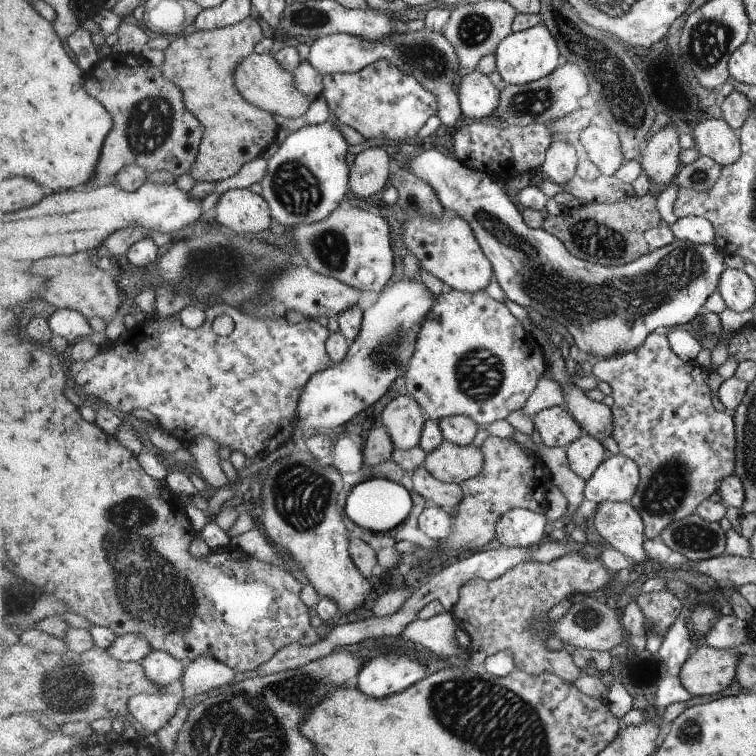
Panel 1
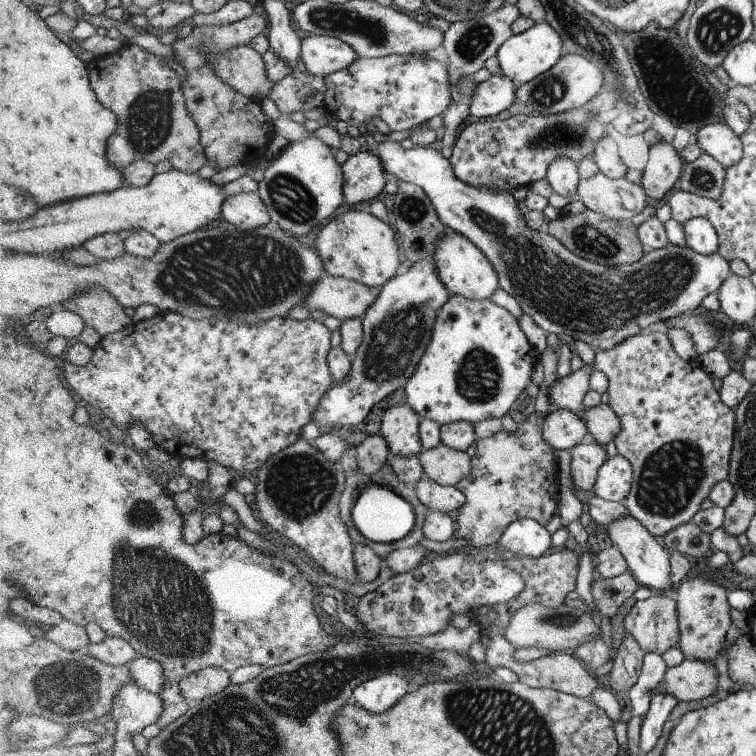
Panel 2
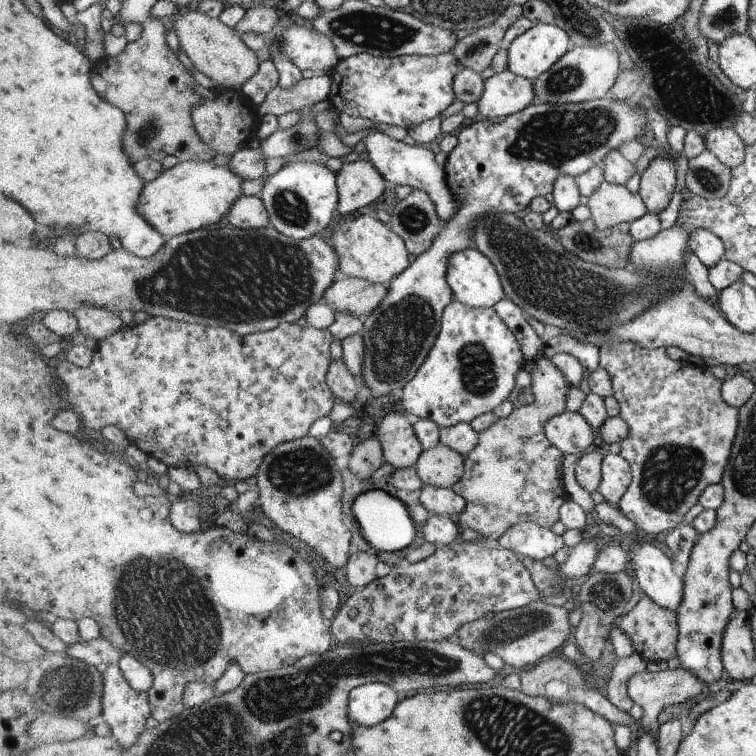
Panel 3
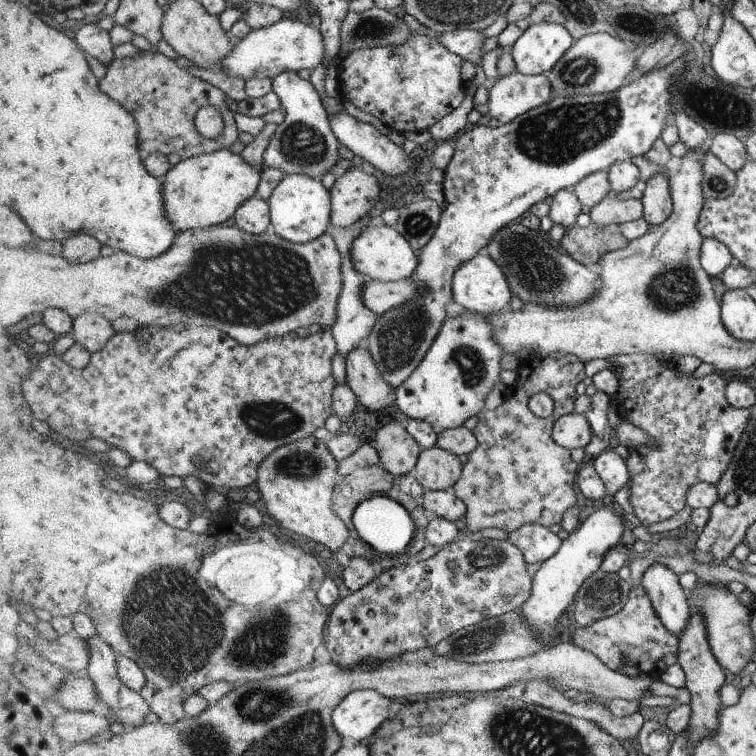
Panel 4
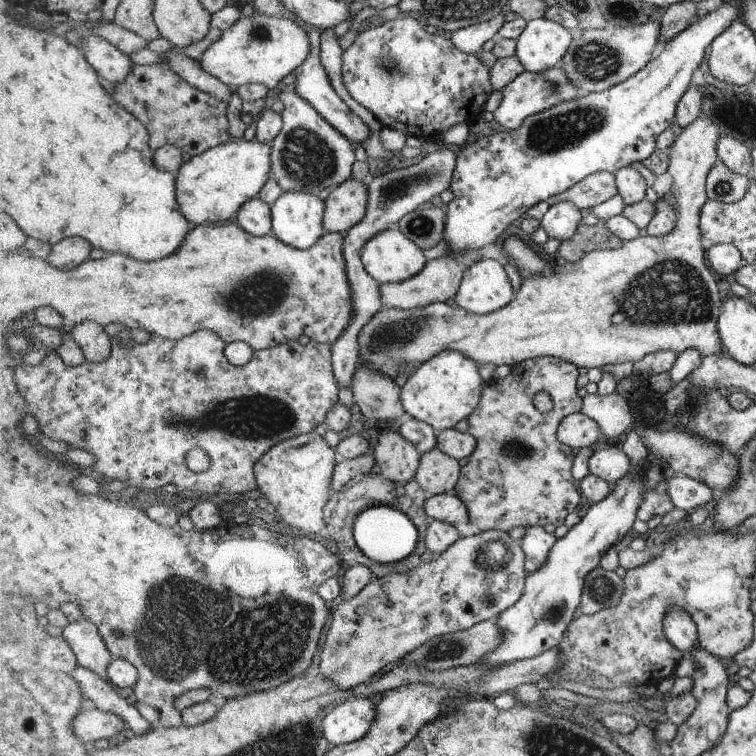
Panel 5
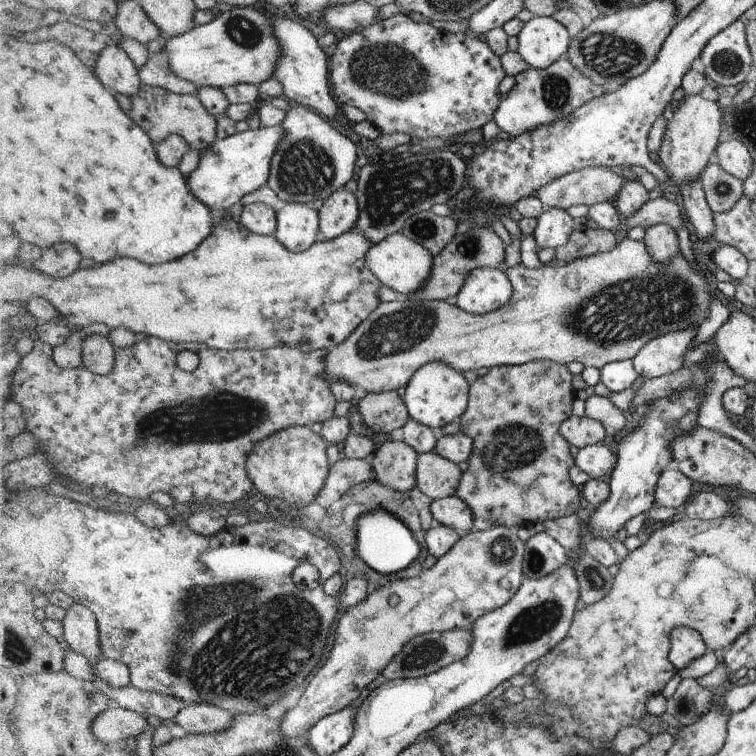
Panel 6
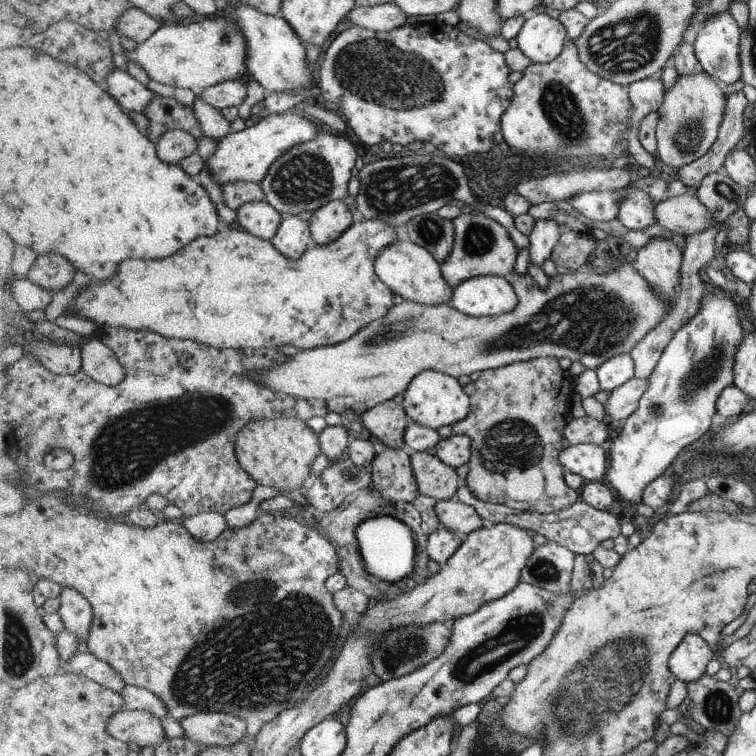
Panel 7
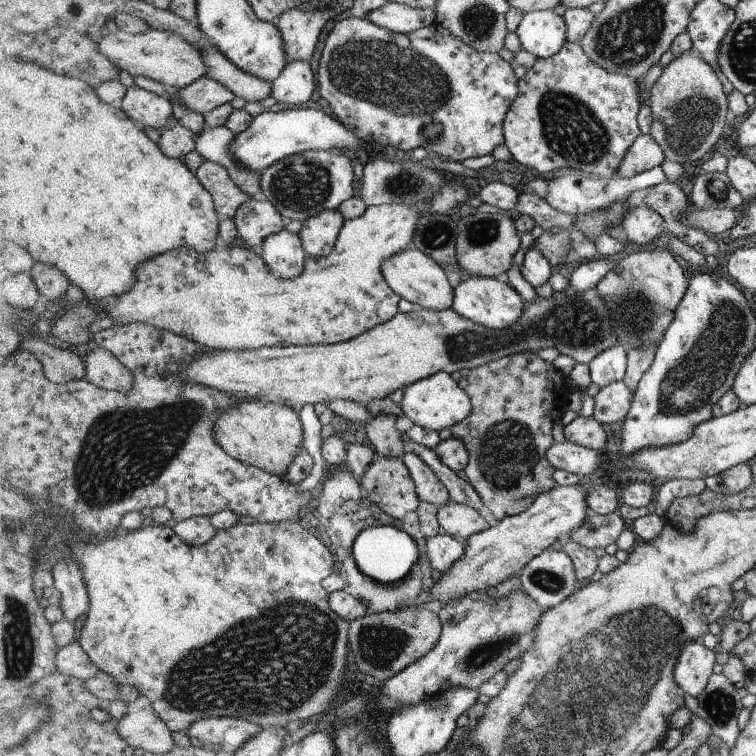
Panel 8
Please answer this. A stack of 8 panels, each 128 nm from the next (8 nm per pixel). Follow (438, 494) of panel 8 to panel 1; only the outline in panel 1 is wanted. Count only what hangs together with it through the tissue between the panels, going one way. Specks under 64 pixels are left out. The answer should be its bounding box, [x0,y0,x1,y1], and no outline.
[423,440,484,484]

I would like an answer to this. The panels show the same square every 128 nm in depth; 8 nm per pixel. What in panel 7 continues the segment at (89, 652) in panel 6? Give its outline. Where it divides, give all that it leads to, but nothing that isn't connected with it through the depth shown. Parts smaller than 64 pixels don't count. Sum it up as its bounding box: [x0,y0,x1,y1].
[58,587,95,647]

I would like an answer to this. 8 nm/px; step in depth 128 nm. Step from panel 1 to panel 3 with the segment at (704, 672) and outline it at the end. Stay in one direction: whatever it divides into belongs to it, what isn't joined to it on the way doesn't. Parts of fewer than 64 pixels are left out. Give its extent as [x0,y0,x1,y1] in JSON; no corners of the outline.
[627,666,706,742]

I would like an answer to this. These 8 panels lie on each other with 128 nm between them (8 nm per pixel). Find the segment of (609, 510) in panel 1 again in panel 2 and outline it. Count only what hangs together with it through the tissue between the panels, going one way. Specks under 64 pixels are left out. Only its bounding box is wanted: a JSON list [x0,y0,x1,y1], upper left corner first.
[606,515,677,593]

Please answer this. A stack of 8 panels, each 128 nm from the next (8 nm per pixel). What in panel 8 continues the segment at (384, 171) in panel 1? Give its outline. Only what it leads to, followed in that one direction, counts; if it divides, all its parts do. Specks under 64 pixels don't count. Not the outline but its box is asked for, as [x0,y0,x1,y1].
[299,210,344,257]

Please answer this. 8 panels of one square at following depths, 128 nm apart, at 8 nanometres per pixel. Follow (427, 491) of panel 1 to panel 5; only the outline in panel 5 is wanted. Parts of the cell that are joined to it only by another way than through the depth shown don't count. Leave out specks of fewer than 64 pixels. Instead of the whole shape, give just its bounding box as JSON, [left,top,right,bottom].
[424,492,469,526]

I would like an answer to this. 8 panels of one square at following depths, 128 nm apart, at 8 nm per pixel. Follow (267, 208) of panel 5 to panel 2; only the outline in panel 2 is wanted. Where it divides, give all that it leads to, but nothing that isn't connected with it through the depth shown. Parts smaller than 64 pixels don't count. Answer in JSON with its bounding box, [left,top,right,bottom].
[222,192,271,231]

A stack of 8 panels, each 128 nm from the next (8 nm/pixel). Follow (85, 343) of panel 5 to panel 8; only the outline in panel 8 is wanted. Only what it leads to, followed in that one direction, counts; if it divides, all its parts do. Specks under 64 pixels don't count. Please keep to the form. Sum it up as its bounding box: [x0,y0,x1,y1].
[87,346,135,391]

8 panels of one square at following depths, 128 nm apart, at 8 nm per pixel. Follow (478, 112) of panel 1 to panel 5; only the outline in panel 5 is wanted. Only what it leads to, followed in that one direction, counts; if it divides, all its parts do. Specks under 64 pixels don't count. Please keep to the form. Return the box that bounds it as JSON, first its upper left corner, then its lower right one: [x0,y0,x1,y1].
[493,65,582,130]

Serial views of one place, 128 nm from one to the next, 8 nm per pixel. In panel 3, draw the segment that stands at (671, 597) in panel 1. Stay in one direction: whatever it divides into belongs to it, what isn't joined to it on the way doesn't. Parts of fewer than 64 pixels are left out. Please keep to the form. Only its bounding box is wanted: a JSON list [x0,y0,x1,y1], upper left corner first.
[616,595,678,664]

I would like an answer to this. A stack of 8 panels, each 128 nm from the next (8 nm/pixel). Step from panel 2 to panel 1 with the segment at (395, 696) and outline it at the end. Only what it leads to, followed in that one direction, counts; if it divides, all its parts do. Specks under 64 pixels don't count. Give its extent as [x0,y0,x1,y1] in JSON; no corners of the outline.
[355,653,426,698]

